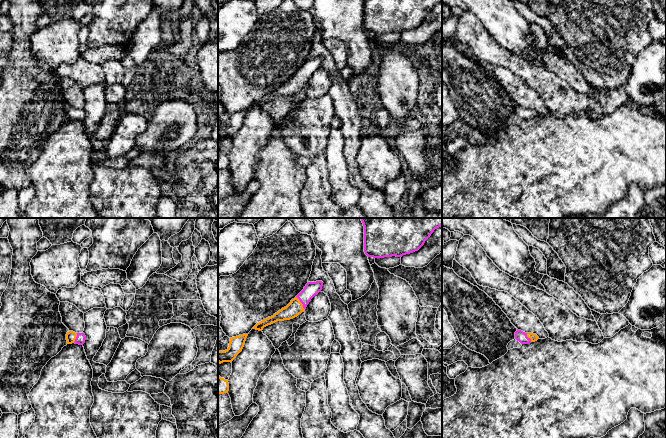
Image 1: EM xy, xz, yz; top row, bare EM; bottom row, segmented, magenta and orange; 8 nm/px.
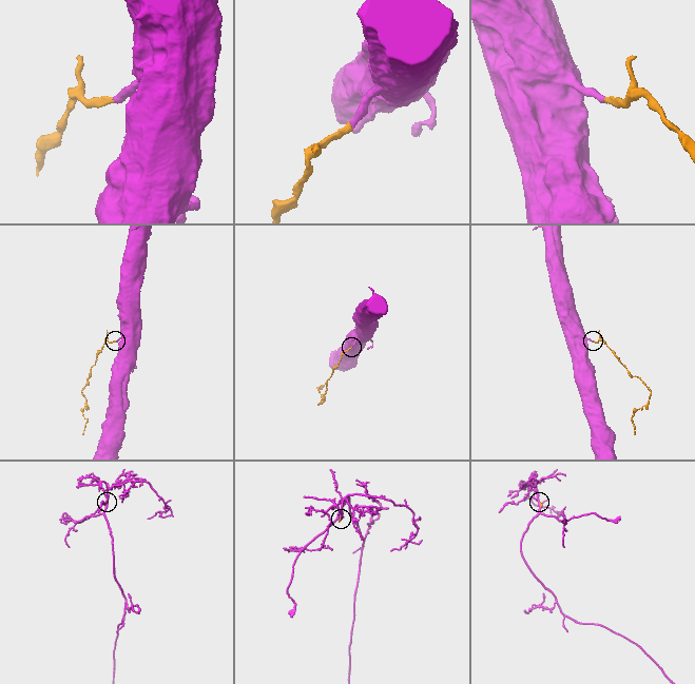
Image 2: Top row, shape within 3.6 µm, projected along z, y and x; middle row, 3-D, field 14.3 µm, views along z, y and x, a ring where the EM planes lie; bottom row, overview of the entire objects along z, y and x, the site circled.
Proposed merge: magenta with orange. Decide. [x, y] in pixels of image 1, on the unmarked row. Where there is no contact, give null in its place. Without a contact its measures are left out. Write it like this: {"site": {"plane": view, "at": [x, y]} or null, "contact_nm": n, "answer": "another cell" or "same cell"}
{"site": {"plane": "xz", "at": [301, 78]}, "contact_nm": 130, "answer": "same cell"}

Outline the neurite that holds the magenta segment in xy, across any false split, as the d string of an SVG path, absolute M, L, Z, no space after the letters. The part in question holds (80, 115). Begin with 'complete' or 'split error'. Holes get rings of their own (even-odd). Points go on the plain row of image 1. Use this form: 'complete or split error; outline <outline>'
split error; outline M69 107L66 110L66 116L67 116L67 120L79 120L79 121L83 121L85 119L86 116L86 112L84 109L75 109L73 107Z

